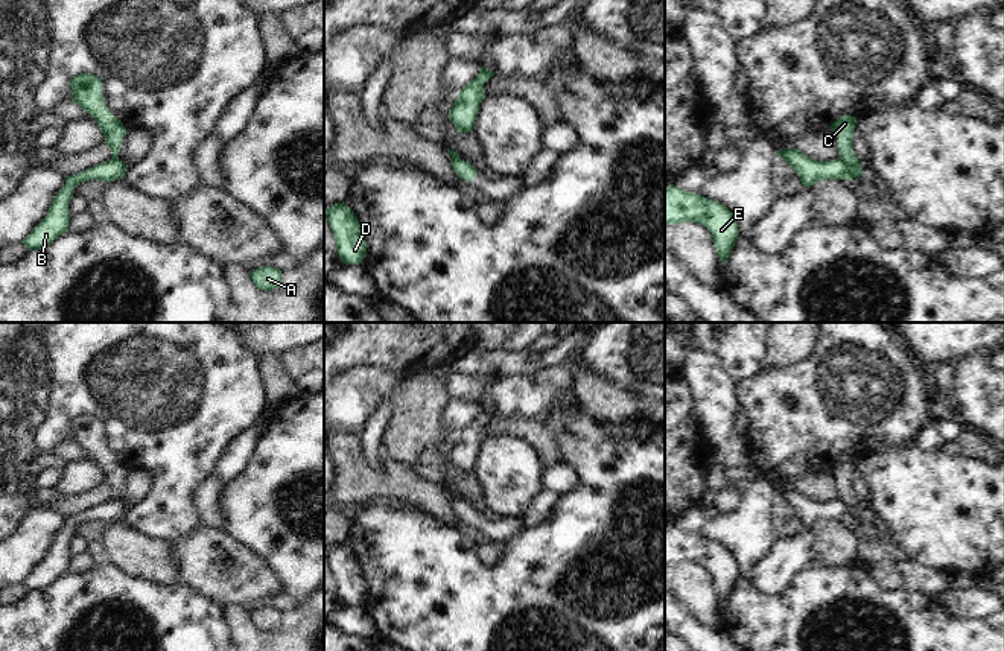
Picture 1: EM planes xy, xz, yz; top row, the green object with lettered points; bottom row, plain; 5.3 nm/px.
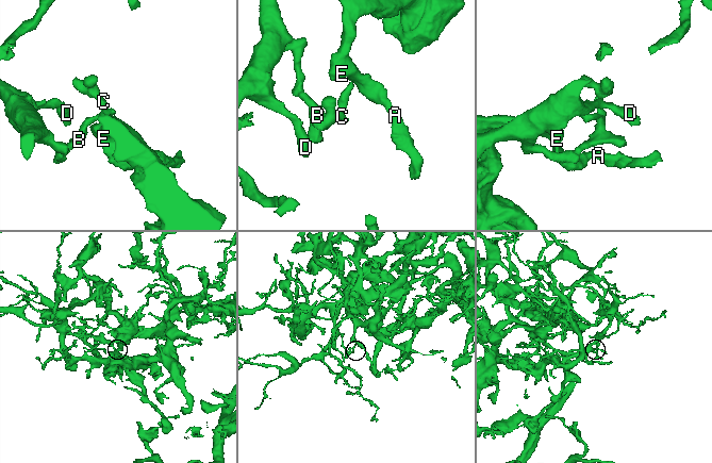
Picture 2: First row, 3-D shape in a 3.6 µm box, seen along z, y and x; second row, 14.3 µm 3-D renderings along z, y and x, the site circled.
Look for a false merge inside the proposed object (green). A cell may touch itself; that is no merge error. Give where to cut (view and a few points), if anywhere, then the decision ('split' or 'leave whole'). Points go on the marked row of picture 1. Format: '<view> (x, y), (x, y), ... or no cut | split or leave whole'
yz (840, 157), (860, 171) | split

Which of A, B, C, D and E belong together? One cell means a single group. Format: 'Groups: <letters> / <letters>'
Groups: A B D E / C

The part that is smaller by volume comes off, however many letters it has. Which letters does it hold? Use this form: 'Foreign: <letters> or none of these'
Foreign: C

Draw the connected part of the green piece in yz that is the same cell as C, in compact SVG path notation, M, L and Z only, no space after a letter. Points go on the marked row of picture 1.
M844 114L843 117L837 119L829 129L835 135L838 141L840 158L846 161L850 167L861 170L859 161L853 152L853 134L855 134L855 123L856 119L850 114Z

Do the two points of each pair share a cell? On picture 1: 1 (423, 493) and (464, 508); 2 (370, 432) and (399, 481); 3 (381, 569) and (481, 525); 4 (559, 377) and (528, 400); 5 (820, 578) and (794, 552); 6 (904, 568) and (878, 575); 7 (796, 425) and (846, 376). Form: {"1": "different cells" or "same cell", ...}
{"1": "different cells", "2": "different cells", "3": "different cells", "4": "same cell", "5": "different cells", "6": "different cells", "7": "same cell"}

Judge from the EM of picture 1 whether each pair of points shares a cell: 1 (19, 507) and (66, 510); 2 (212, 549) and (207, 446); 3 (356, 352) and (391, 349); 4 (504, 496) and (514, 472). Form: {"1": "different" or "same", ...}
{"1": "same", "2": "different", "3": "same", "4": "same"}

